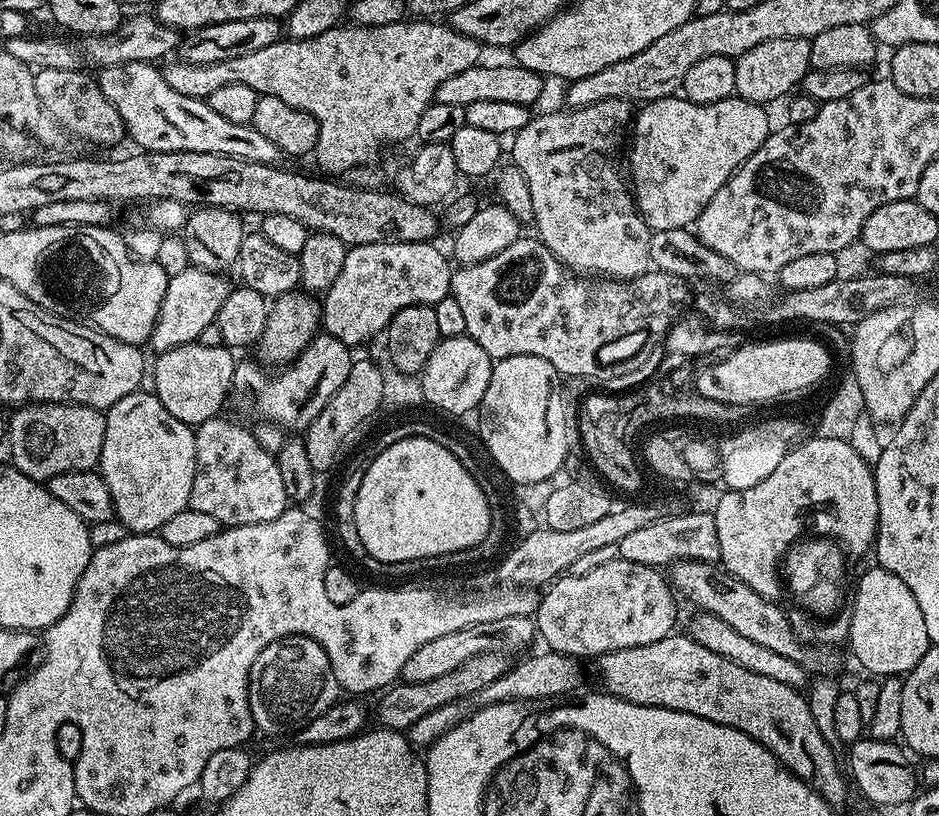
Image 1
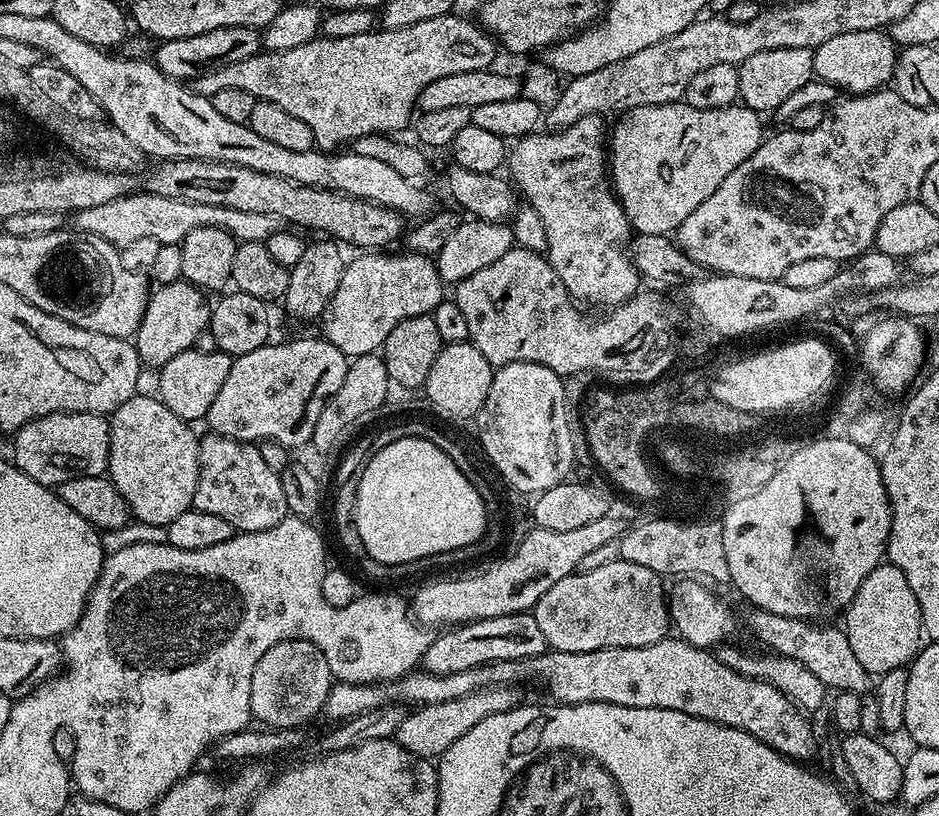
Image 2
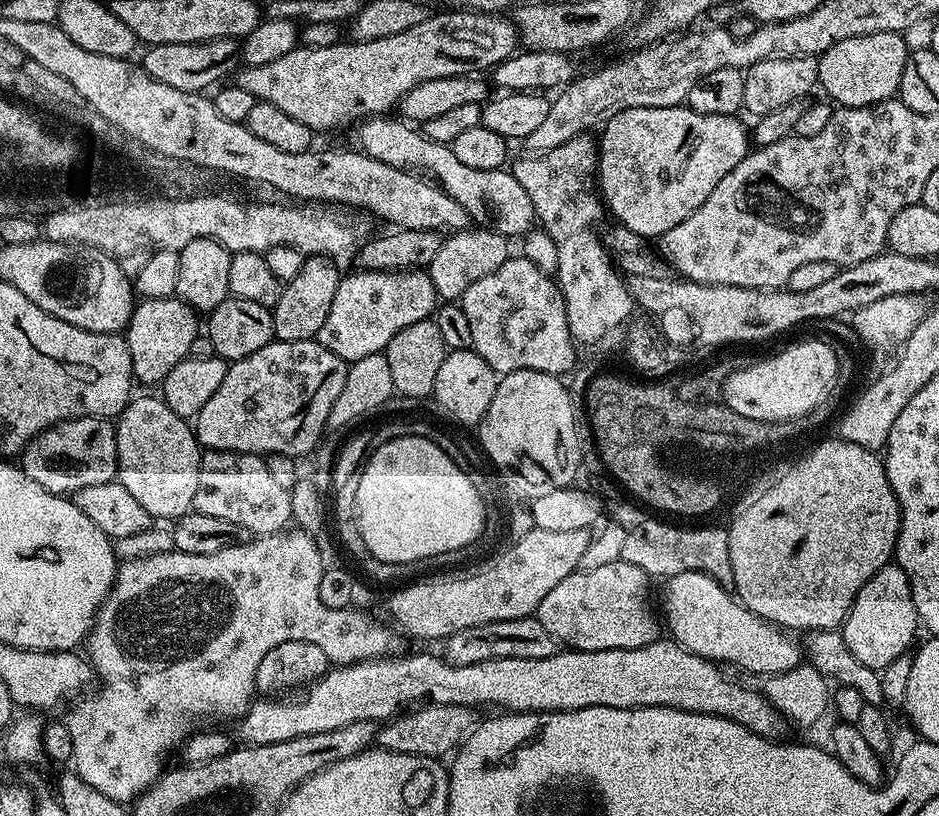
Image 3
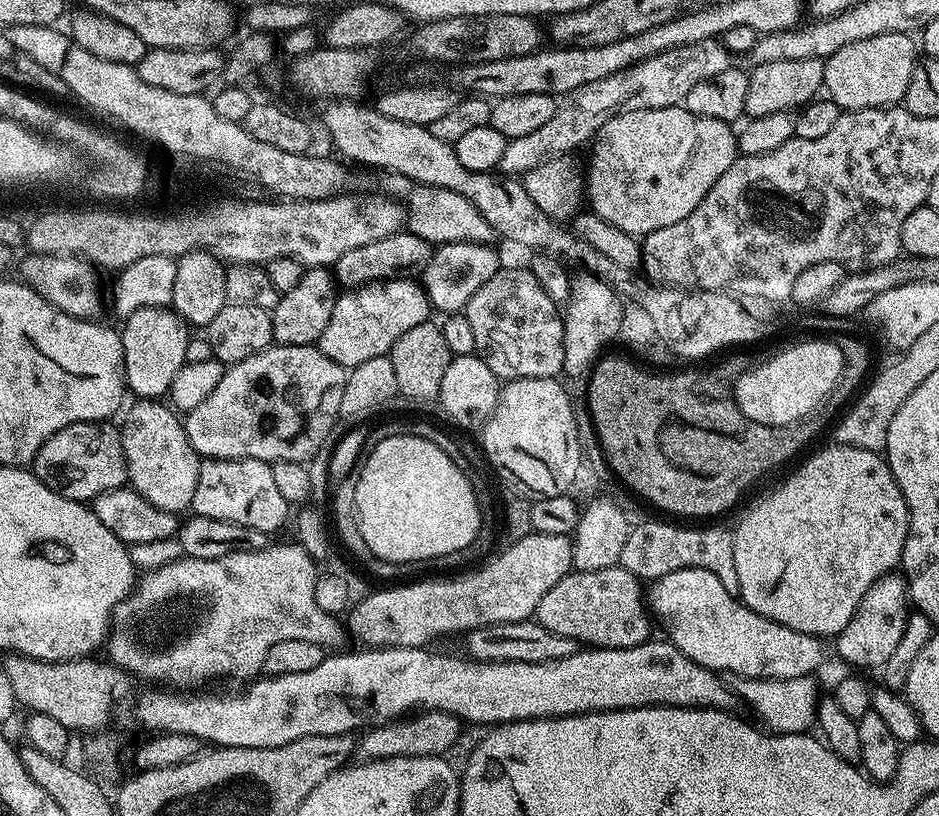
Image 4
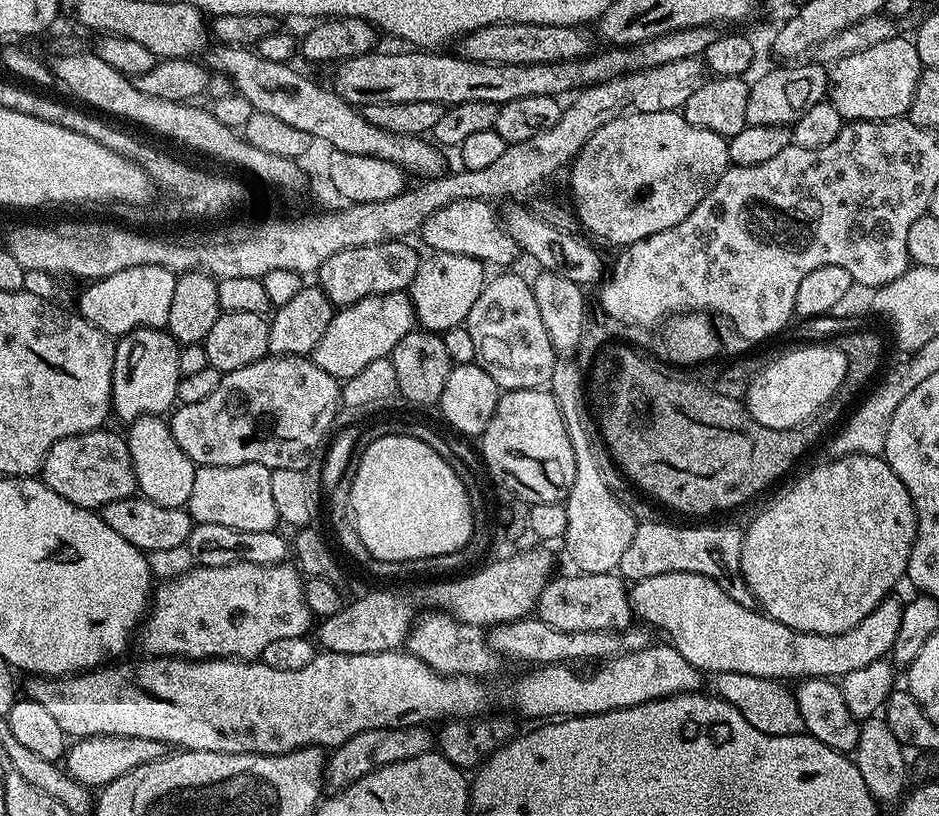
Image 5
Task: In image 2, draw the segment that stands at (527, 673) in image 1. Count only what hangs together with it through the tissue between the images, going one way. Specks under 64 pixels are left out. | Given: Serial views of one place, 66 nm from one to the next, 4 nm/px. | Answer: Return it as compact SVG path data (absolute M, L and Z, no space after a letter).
M492 684L489 688L475 688L470 694L462 694L462 698L450 698L450 702L434 702L421 704L409 711L402 718L394 737L410 754L425 758L439 758L466 730L474 730L482 718L490 718L490 714L502 714L506 710L517 707L521 703L521 689L511 684Z

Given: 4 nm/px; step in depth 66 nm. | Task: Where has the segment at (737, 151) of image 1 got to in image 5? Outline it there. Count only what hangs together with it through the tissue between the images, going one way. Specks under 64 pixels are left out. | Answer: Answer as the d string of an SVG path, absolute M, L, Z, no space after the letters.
M679 111L675 112L651 112L650 114L626 114L622 118L614 118L614 122L606 122L606 126L599 128L590 139L582 146L582 150L577 154L575 160L570 165L570 171L567 173L568 184L572 187L572 204L574 215L578 221L579 227L589 237L597 236L600 240L609 240L612 244L627 246L638 242L642 238L650 238L650 234L658 234L658 230L670 230L670 226L678 226L702 198L716 185L718 178L722 178L724 171L729 168L728 162L728 141L723 136L714 134L714 130L702 130L690 122Z

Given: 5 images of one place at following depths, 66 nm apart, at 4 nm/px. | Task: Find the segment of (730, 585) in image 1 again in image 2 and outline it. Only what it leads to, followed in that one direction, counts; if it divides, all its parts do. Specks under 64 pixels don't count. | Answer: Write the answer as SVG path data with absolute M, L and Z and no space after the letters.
M752 608L749 613L748 624L757 640L768 647L765 649L778 656L794 658L794 662L802 662L802 666L812 671L825 689L864 694L873 687L873 677L864 669L862 662L858 662L843 627L827 628L824 624L816 624L820 622L795 620L782 614L770 614L770 610L761 608Z

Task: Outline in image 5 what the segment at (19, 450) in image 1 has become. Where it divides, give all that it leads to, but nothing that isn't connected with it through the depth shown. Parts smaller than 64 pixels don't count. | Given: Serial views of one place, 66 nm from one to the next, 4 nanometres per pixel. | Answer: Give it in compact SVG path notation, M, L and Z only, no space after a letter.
M107 427L95 428L92 432L74 434L70 438L62 438L50 446L50 450L44 459L42 469L42 479L54 494L62 494L66 502L74 502L74 506L79 508L90 508L93 510L103 510L110 502L118 502L122 498L130 498L137 495L136 475L134 466L130 458L128 441L123 435L116 432L108 432Z

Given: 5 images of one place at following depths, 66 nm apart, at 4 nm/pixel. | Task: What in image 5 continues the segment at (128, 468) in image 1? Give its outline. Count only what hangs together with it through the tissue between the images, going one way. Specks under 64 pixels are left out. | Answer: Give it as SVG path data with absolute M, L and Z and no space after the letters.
M163 415L143 416L127 425L126 439L136 475L136 487L148 500L162 506L184 508L194 487L194 474L198 465L174 442L172 425Z

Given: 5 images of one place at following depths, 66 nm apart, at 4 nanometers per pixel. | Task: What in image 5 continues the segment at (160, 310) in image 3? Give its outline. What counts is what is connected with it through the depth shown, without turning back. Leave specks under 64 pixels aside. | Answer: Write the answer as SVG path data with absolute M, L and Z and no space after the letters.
M135 328L128 335L119 337L115 346L112 375L112 412L115 419L117 416L123 422L131 422L143 416L167 413L177 403L181 345L164 328Z

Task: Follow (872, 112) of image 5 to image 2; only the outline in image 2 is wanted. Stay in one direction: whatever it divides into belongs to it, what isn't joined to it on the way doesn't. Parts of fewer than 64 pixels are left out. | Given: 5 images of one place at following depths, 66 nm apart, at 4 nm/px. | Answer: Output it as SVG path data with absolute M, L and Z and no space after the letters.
M850 30L850 34L837 34L814 49L812 71L815 79L830 82L844 94L878 92L891 81L897 55L898 46L887 31Z

